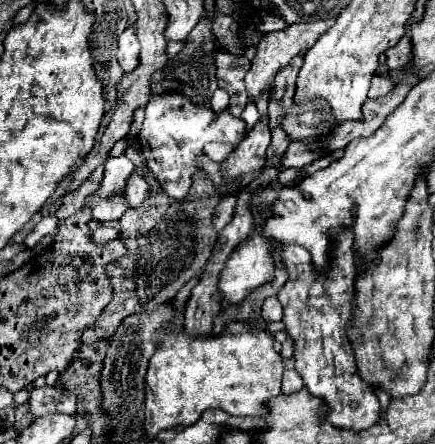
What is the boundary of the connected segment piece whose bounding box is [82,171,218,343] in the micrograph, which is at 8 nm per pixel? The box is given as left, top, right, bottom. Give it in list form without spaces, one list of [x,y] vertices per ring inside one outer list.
[[[196,171],[192,189],[184,201],[172,201],[170,197],[164,197],[164,193],[158,193],[156,197],[148,197],[140,209],[128,209],[120,217],[120,237],[128,245],[128,257],[122,263],[108,265],[114,297],[98,321],[82,335],[84,343],[110,337],[124,317],[144,313],[146,309],[156,309],[160,301],[176,297],[188,279],[202,273],[216,243],[216,231],[212,229],[216,205],[218,193],[214,183],[204,171]]]

